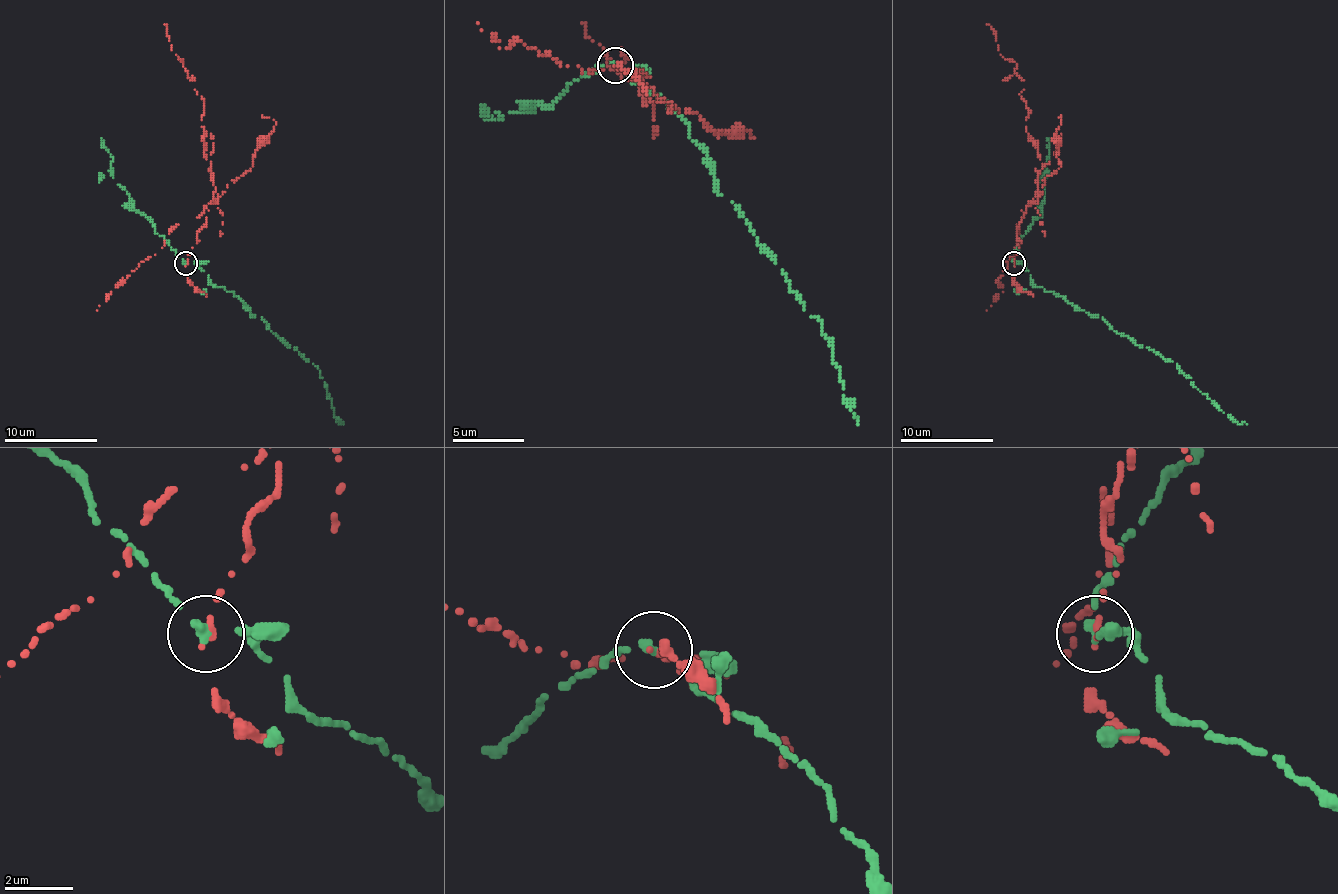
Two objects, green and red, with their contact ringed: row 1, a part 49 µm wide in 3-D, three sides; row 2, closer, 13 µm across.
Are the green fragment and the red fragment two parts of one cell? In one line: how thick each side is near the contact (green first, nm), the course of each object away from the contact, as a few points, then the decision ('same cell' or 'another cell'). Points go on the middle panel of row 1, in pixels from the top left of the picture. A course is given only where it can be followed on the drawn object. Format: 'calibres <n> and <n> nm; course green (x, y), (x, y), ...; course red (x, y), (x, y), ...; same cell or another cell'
calibres 190 and 180 nm; course green (614, 66), (689, 127), (718, 191), (747, 220), (790, 288), (822, 324), (843, 389), (843, 403), (858, 424); course red (617, 66), (639, 69), (660, 102), (642, 102), (632, 73), (621, 80), (582, 23); another cell

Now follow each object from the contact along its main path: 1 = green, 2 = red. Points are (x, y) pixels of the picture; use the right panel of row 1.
1: (1014, 264), (1021, 264), (1035, 285), (1103, 317), (1140, 347), (1158, 352), (1223, 412), (1247, 424)
2: (1014, 264), (1021, 243), (1017, 226), (1042, 164), (1026, 126), (1023, 80), (986, 24)

